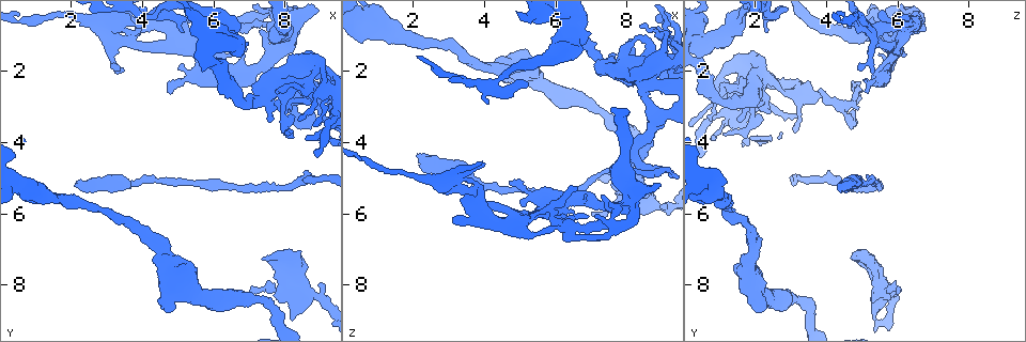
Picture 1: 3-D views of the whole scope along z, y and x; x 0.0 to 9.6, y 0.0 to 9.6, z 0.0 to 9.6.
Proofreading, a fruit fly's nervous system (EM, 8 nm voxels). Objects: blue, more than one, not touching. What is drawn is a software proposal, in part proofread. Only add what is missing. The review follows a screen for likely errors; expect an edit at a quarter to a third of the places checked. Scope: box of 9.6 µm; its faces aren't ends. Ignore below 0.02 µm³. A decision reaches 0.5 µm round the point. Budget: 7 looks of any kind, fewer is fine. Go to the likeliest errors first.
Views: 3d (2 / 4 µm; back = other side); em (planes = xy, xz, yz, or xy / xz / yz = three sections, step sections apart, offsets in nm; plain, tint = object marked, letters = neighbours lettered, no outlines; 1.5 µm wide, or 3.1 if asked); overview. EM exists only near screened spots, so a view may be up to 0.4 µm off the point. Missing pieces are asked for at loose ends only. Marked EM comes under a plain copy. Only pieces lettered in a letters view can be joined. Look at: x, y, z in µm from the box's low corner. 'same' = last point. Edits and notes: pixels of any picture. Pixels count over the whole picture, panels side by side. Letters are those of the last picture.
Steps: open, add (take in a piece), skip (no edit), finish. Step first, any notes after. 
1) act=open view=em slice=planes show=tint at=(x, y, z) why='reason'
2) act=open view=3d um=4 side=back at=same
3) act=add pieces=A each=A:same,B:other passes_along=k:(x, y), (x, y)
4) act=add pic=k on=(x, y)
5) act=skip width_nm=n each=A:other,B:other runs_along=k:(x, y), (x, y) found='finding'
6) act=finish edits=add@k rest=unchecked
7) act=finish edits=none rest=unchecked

act=open view=3d um=2 side=back at=(2.20, 5.10, 4.30) why='branch stops here'

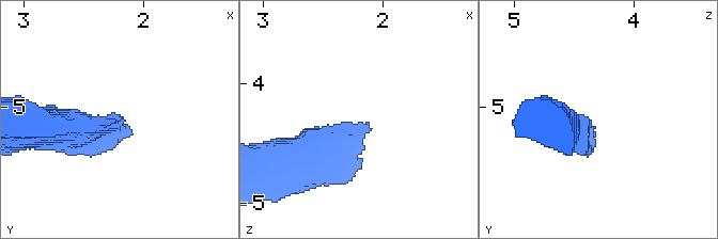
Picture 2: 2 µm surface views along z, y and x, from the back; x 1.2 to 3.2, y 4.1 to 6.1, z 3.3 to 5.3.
act=open view=em slice=yz step=4 show=letters at=(2.16, 5.18, 4.36) why='shape alone is not enough'

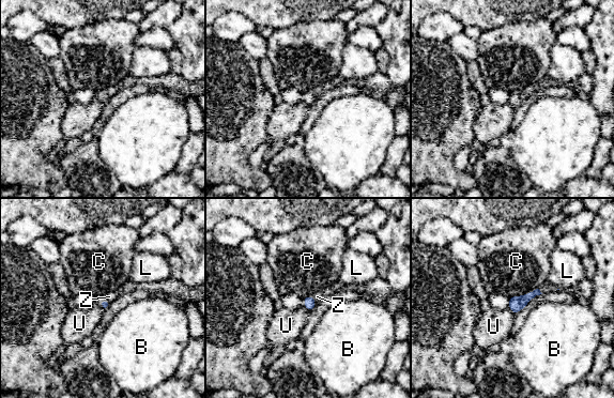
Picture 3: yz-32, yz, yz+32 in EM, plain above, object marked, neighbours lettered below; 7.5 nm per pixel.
act=open view=em slice=planes show=letters at=same

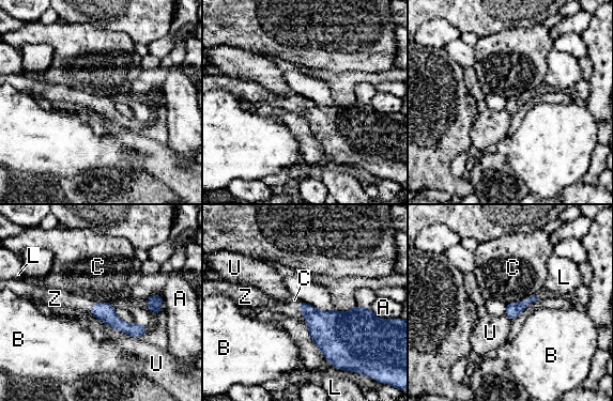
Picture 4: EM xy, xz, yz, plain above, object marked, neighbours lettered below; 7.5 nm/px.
act=add pieces=Z each=A:other,B:other,C:other,L:other,U:other,Z:same passes_along=4:(327, 328), (300, 310), (292, 309) found='it goes on there'

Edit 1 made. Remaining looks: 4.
act=open view=3d um=2 at=(8.20, 3.75, 1.05) why='free end'

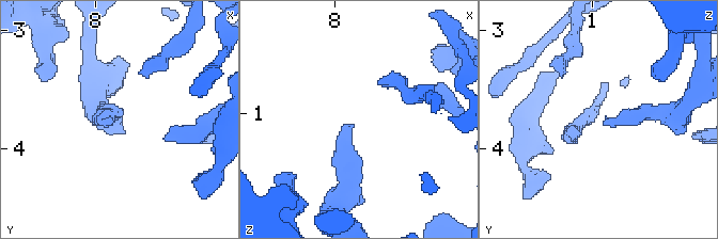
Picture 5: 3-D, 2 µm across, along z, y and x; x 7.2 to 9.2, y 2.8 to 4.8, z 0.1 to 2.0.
act=open view=em slice=xy step=8 show=letters at=(8.14, 3.76, 1.08) why='need the tissue'

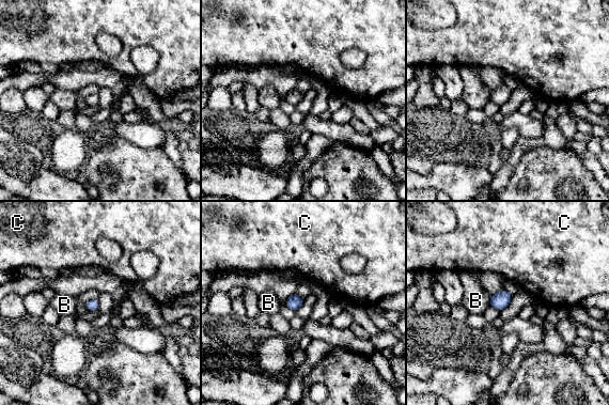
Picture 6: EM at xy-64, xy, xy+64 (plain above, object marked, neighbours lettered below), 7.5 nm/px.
act=open view=em slice=planes show=letters at=same

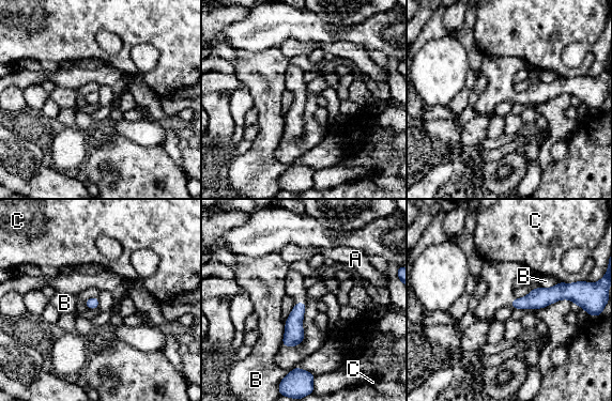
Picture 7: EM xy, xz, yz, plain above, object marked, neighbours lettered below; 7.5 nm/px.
act=skip each=A:other,B:other,C:other runs_along=7:(571, 287), (515, 304) found='none of them fits'

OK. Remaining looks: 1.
act=open view=em slice=planes show=letters at=(4.00, 0.70, 4.60) why='branch stops here'

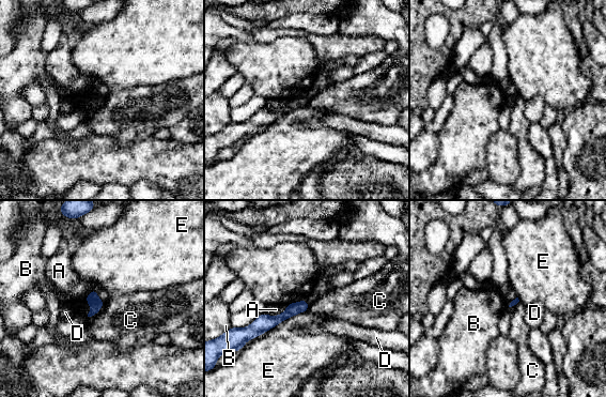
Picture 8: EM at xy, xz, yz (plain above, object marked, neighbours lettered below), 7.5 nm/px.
act=skip each=A:other,B:other,C:other,D:other,E:other runs_along=8:(305, 305), (263, 322), (251, 334) found='none of them fits'

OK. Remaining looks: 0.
act=finish edits=add@4 rest=unchecked

